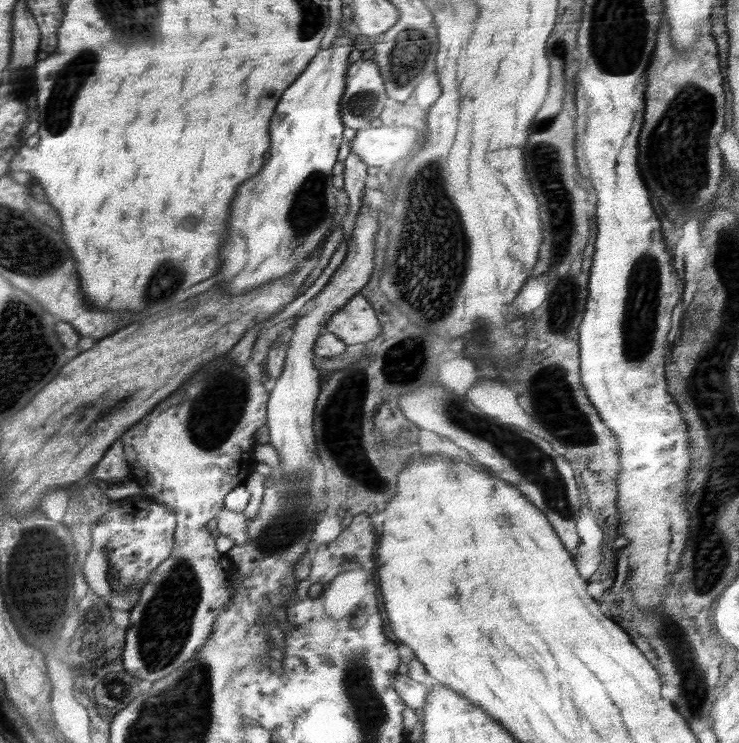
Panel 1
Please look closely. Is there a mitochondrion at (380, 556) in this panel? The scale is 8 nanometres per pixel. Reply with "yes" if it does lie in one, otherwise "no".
no

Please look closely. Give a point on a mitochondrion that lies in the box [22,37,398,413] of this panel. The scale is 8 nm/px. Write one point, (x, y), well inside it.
(64, 97)

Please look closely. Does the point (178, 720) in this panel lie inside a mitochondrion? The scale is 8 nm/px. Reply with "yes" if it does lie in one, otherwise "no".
yes

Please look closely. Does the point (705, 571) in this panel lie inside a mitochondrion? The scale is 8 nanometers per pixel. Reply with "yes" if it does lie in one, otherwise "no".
yes

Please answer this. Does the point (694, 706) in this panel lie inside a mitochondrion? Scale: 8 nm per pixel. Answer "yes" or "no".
yes

